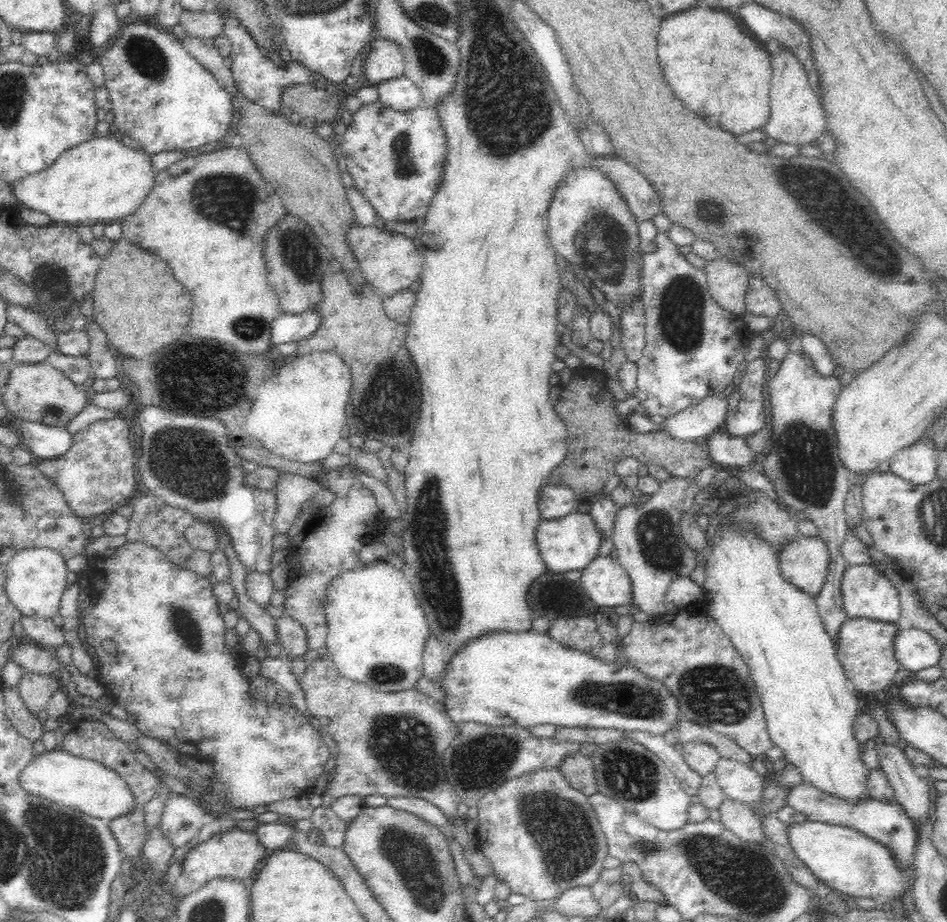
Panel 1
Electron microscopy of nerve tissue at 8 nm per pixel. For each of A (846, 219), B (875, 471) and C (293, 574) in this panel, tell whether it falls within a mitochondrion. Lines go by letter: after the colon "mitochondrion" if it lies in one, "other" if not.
A: mitochondrion
B: other
C: other

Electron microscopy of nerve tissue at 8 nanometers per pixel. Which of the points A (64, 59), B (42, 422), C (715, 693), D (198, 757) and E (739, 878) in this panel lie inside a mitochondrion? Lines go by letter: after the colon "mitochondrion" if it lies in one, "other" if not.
A: other
B: other
C: mitochondrion
D: other
E: mitochondrion

